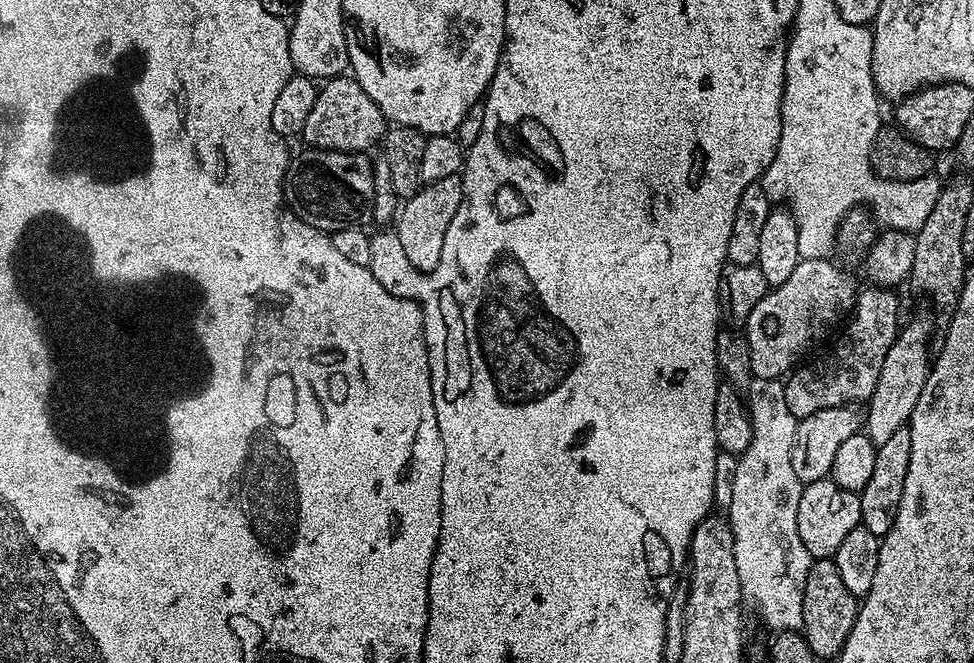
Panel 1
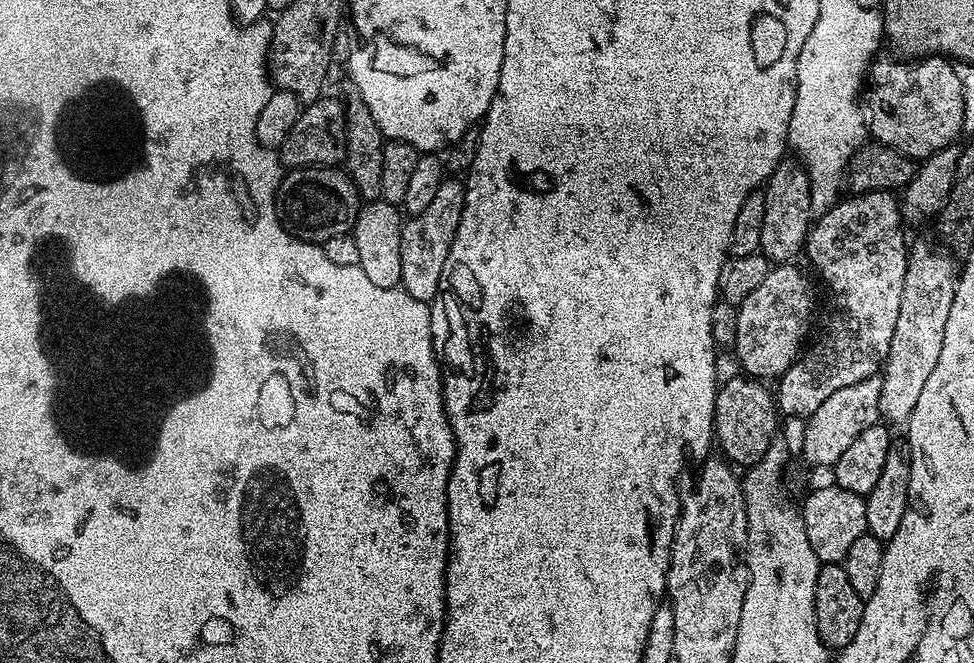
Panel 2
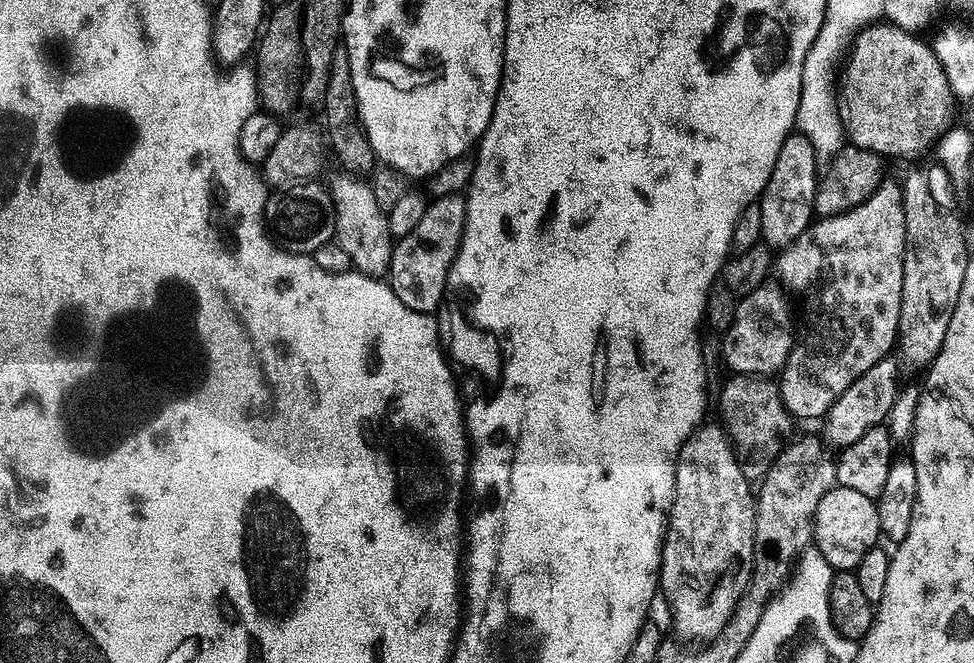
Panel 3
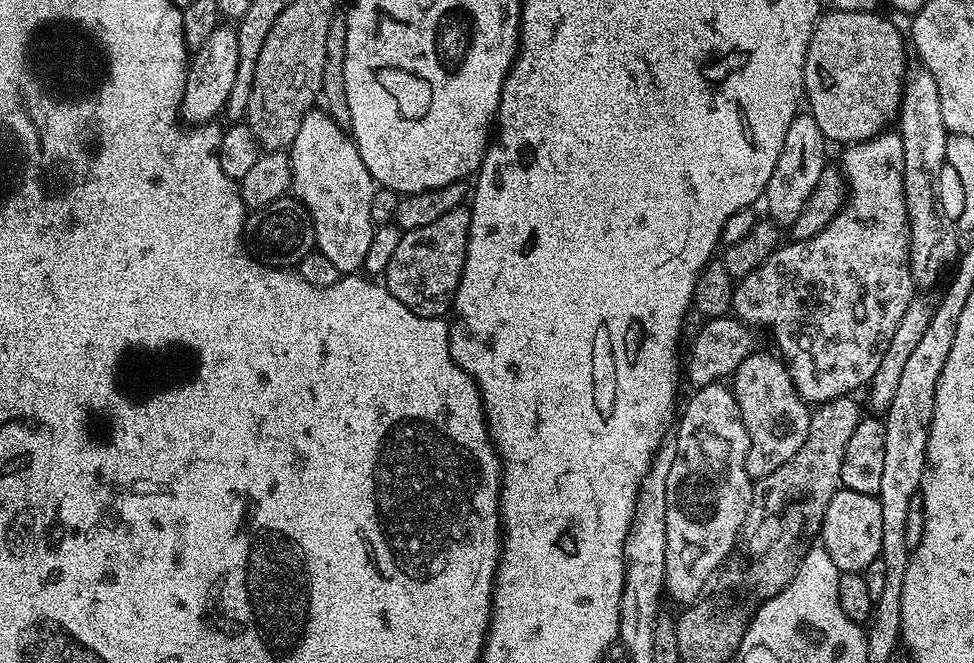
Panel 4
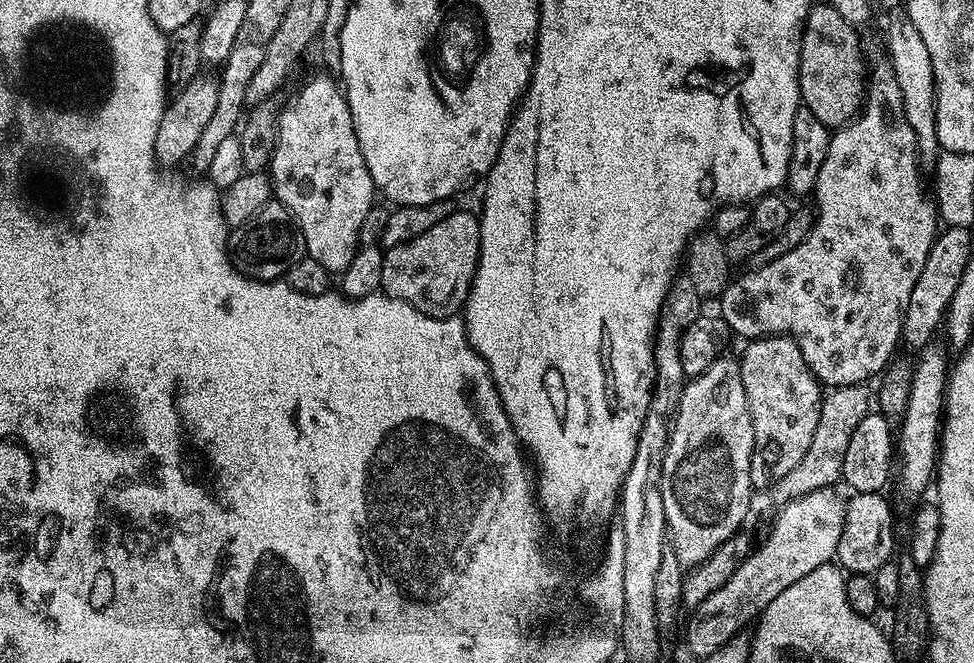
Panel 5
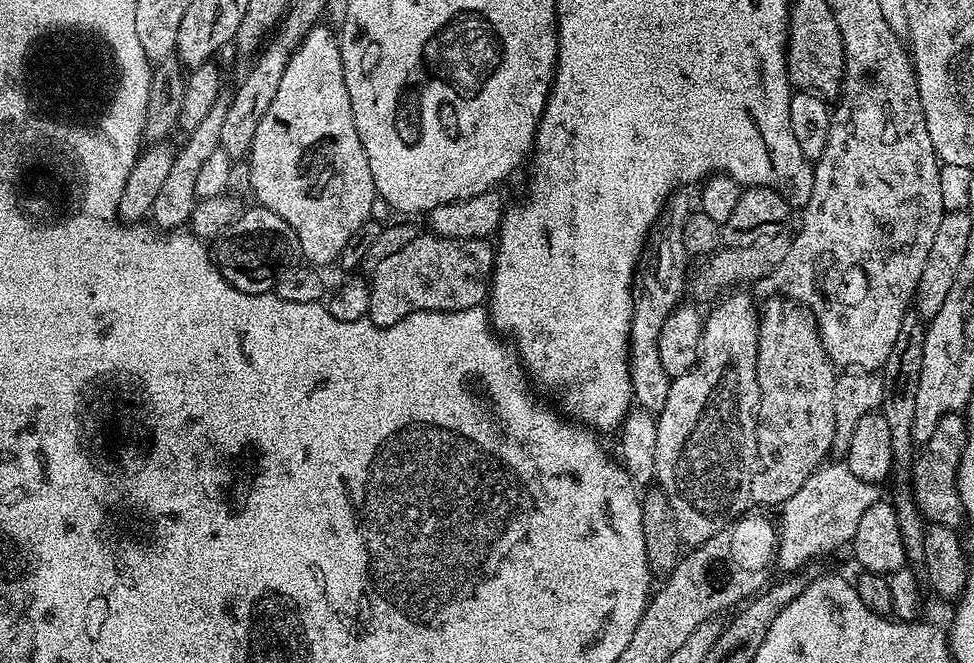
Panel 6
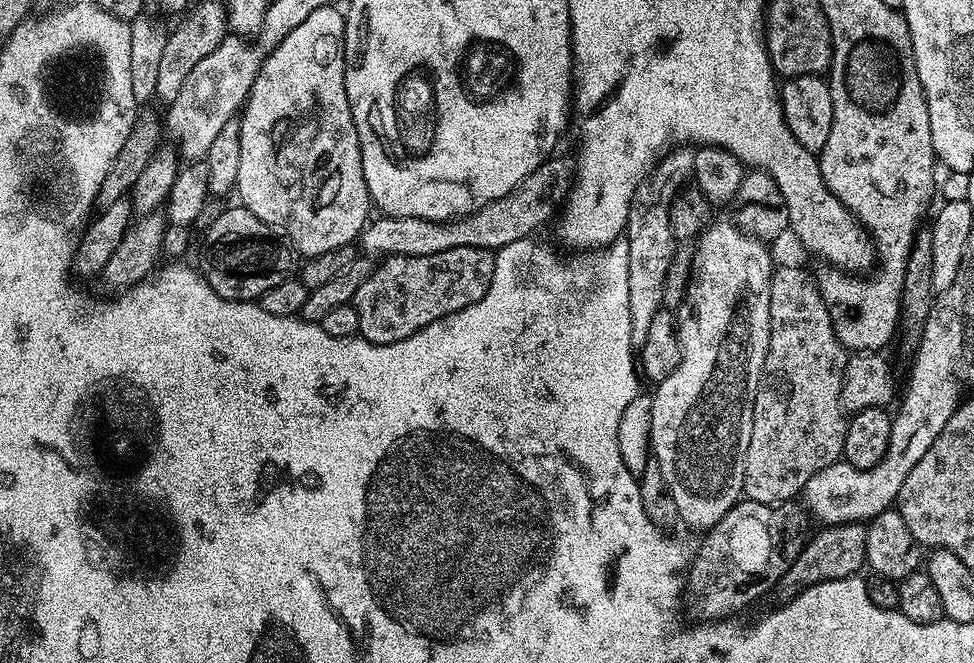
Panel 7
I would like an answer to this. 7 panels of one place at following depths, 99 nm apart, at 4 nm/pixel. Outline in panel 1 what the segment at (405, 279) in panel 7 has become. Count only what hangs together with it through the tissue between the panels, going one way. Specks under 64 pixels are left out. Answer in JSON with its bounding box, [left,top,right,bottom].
[394,175,464,273]

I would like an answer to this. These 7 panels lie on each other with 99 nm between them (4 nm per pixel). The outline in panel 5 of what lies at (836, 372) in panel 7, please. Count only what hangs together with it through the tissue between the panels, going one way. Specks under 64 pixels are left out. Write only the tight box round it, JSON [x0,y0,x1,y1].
[738,336,822,489]

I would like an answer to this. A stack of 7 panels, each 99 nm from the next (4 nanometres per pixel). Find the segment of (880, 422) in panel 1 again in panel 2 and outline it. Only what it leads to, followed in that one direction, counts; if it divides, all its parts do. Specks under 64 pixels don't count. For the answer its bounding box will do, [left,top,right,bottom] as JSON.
[879,238,958,423]

